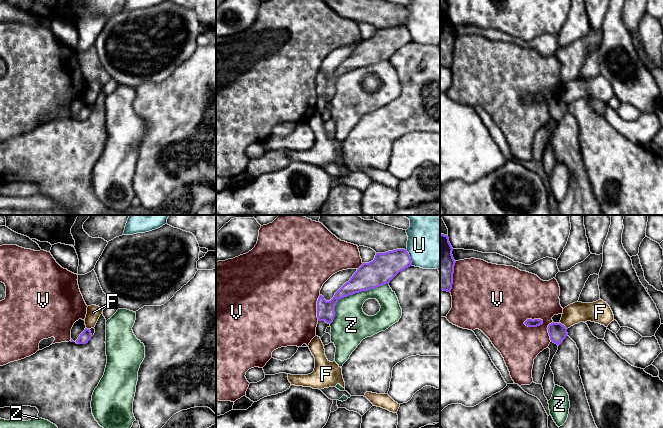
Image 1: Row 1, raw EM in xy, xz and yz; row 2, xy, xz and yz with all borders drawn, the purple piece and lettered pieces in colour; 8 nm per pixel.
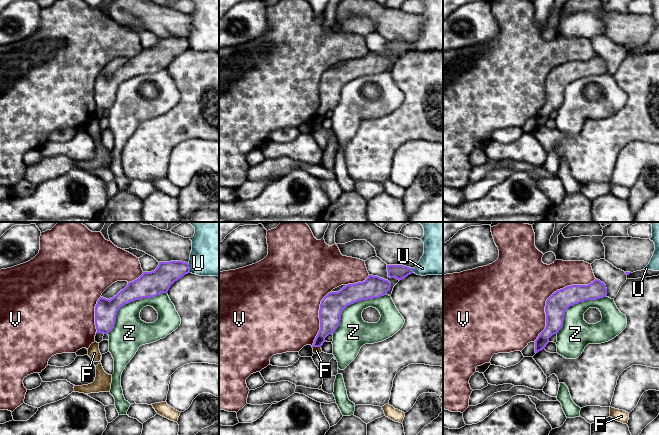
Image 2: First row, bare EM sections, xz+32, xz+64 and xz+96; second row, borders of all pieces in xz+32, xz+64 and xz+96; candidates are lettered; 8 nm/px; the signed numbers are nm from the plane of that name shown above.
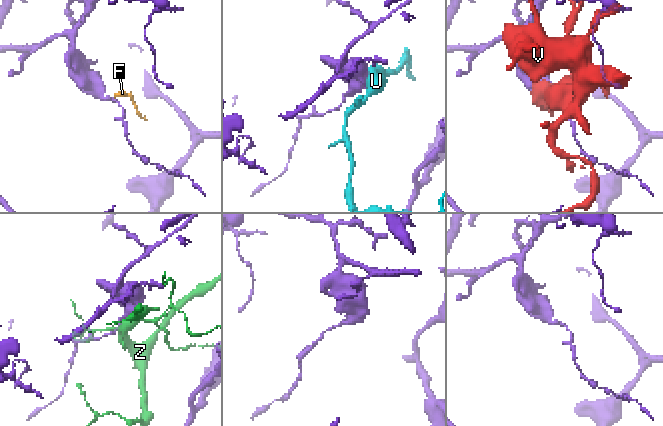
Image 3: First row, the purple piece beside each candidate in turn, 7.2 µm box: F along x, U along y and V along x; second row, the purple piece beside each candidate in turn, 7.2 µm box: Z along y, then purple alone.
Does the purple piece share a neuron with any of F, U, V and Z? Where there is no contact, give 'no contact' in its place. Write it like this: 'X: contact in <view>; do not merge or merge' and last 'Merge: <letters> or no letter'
F: contact in yz; do not merge
U: contact in xz; do not merge
V: contact in yz; do not merge
Z: contact in xz; do not merge
Merge: no letter

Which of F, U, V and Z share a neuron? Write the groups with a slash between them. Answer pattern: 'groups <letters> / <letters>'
groups F / U / V / Z

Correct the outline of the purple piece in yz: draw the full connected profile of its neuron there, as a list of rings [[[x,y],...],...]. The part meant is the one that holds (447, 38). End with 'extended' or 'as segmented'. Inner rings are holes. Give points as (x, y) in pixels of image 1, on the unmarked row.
[[[440,9],[440,66],[450,68],[456,37],[452,31],[453,24],[447,11]]]; as segmented

